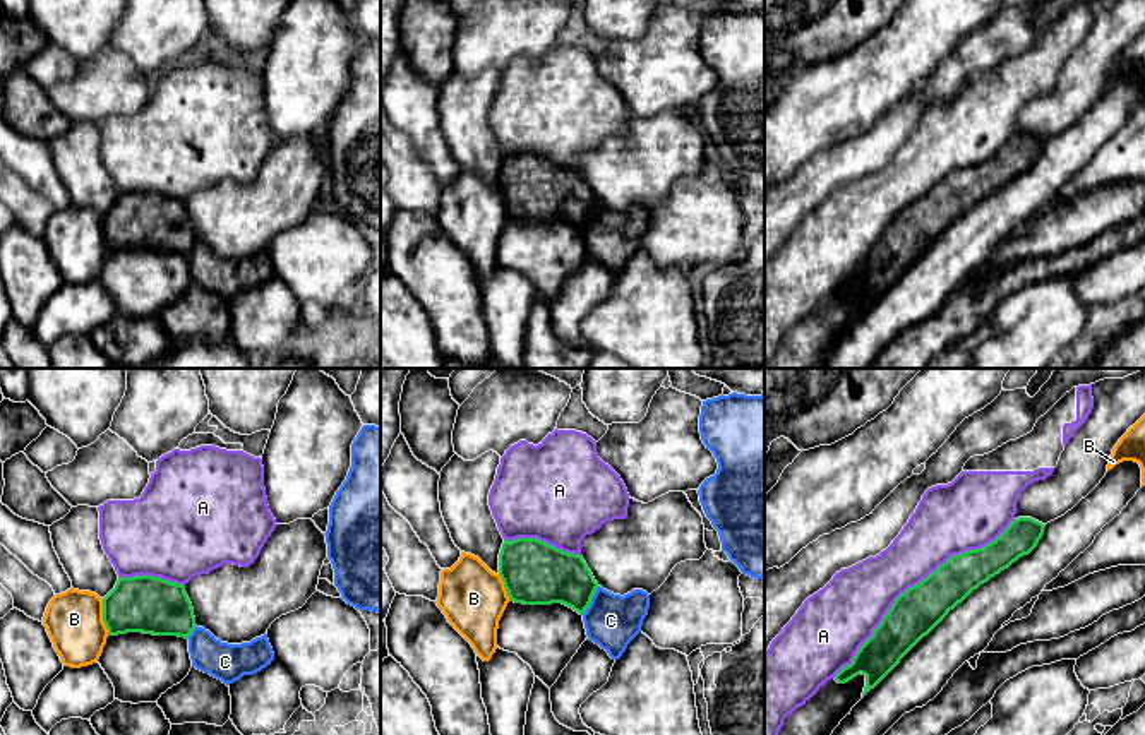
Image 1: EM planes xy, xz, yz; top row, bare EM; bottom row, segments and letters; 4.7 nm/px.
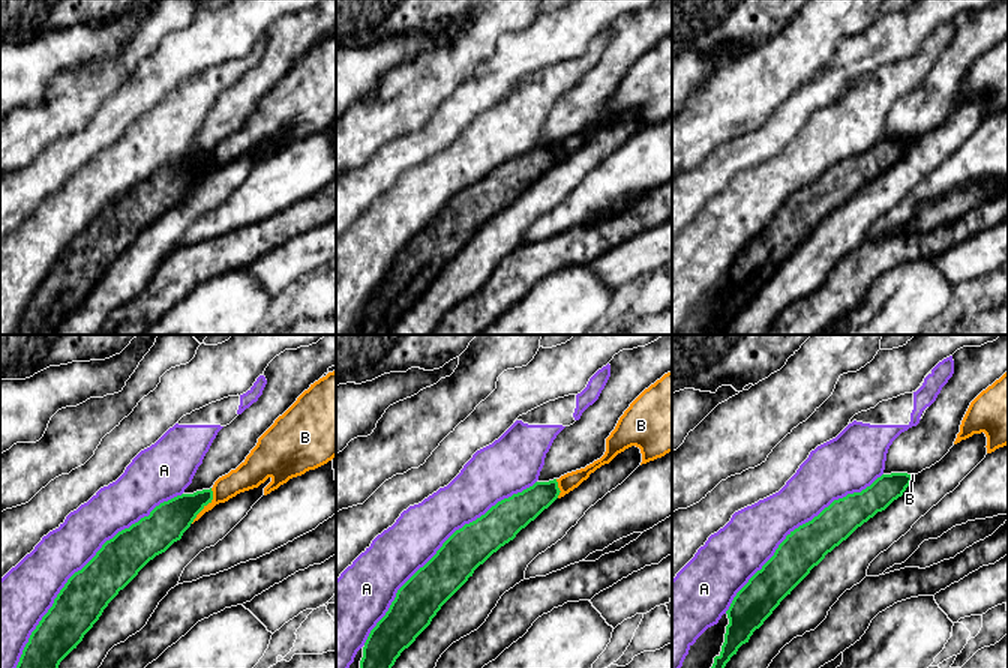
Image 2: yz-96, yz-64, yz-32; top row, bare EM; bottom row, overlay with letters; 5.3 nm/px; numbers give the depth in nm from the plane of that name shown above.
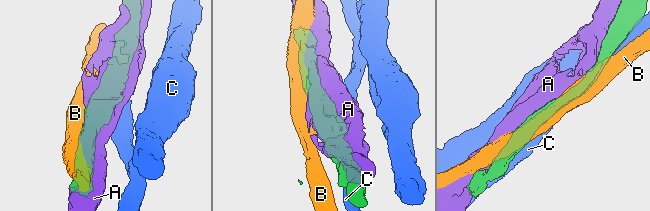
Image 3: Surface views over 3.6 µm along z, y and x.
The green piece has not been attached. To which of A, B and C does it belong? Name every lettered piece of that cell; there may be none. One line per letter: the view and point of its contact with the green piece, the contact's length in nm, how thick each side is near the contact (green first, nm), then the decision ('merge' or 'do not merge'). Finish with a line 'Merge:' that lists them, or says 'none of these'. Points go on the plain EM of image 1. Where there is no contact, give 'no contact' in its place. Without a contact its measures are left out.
A: yz (916, 201) | 1150 nm | 220/280 nm | merge
B: xy (103, 233) | 180 nm | 280/280 nm | do not merge
C: xz (590, 216) | 160 nm | 280/260 nm | do not merge
Merge: A

